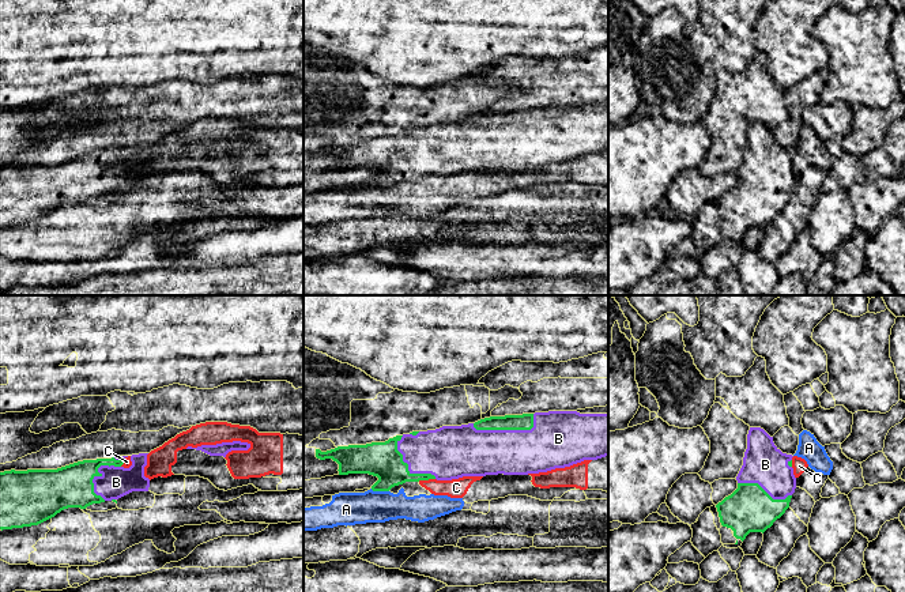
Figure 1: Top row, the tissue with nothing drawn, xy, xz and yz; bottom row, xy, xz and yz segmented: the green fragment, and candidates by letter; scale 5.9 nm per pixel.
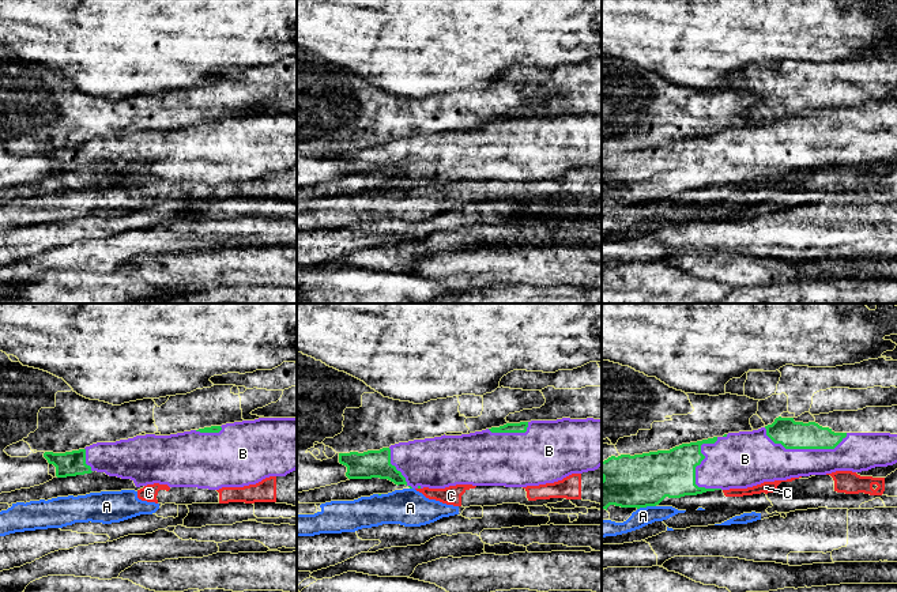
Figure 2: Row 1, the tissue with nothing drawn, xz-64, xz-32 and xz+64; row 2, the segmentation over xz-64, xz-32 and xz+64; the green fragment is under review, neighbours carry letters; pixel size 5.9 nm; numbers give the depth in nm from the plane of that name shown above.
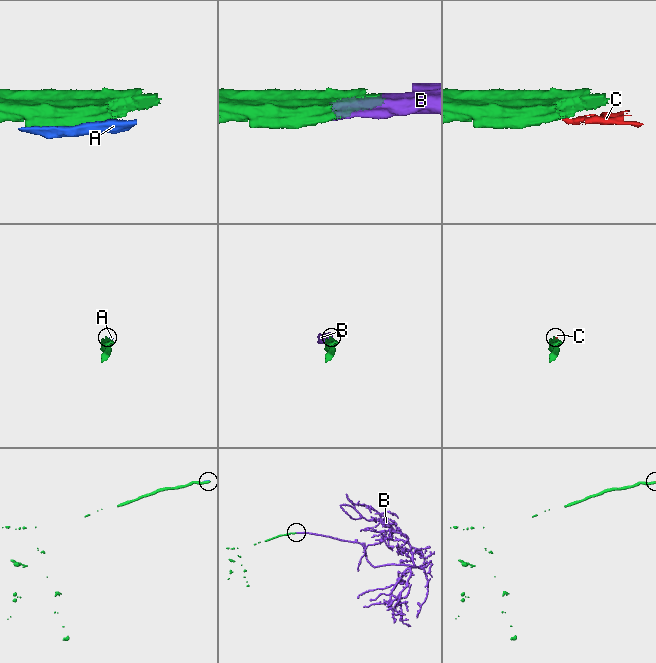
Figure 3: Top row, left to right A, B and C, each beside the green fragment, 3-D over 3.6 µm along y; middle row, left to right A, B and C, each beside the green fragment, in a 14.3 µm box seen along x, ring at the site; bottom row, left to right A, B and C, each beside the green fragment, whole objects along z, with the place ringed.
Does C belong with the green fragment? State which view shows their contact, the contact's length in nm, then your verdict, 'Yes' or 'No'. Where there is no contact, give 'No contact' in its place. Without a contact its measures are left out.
Touches green in xz. Shared border 110 nm. No

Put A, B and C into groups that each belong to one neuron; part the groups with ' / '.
A C / B

